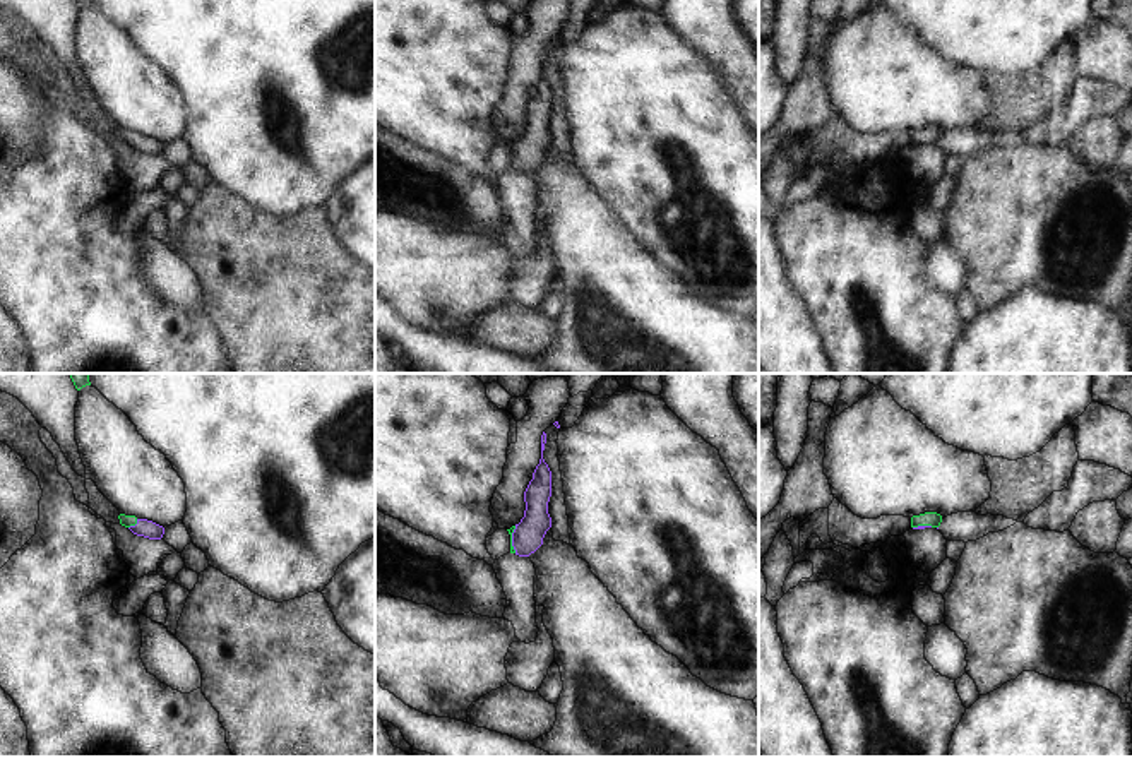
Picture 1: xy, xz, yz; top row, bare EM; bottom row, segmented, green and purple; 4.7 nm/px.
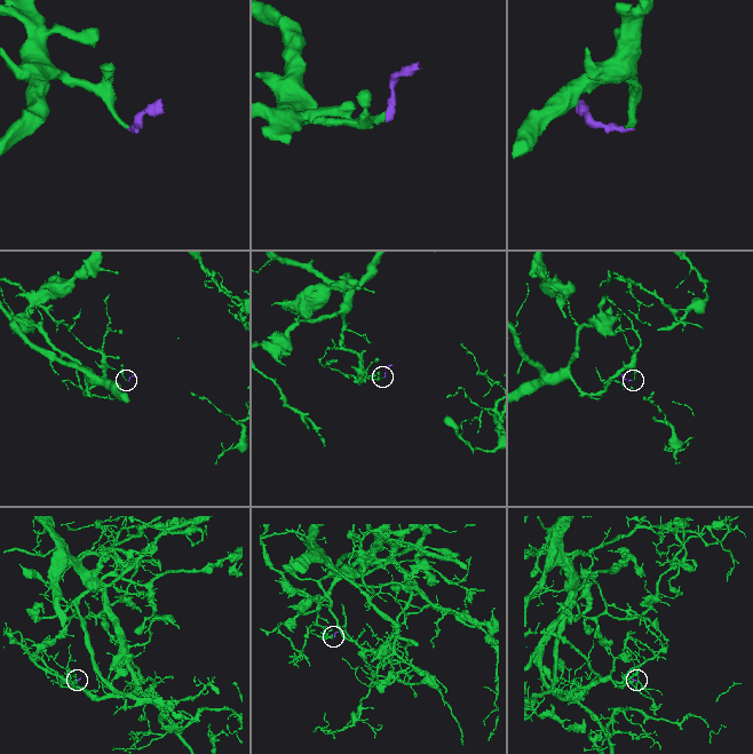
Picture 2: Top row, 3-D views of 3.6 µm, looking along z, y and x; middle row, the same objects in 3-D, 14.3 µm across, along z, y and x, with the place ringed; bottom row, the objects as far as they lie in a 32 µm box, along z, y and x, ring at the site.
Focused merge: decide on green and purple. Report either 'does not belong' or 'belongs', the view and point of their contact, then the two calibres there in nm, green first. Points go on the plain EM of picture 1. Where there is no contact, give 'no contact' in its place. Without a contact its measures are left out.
belongs | xy (134, 141) | 60/80 nm

